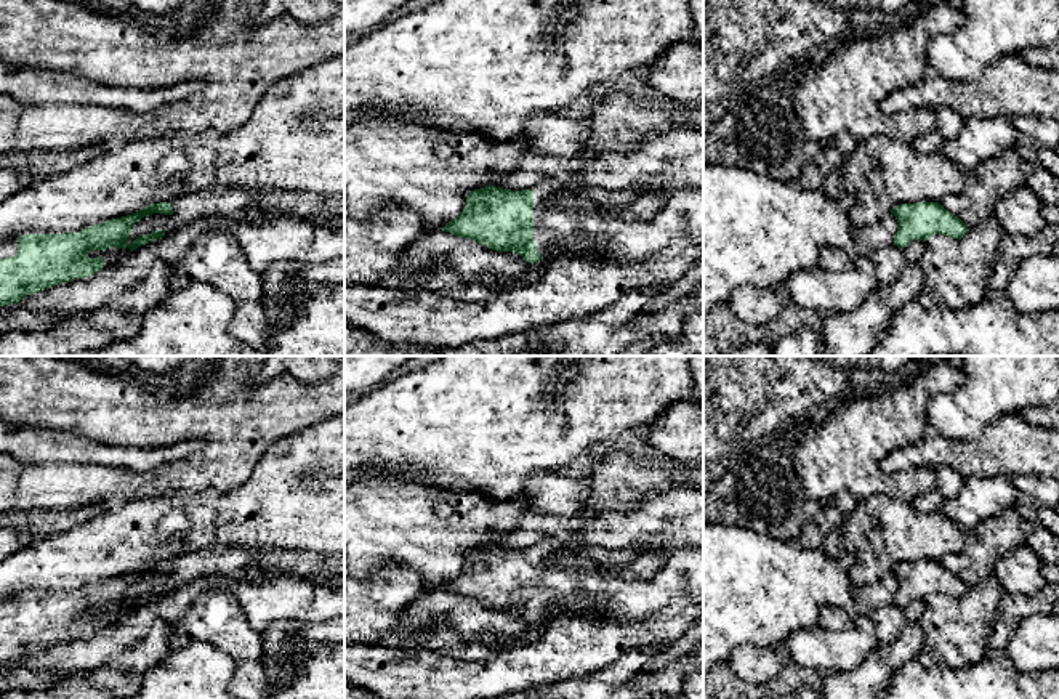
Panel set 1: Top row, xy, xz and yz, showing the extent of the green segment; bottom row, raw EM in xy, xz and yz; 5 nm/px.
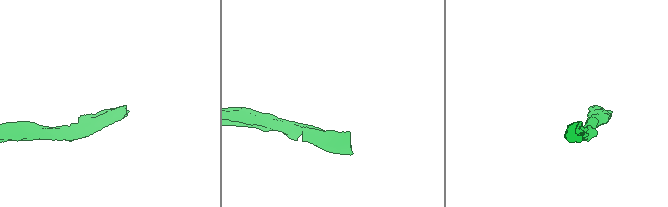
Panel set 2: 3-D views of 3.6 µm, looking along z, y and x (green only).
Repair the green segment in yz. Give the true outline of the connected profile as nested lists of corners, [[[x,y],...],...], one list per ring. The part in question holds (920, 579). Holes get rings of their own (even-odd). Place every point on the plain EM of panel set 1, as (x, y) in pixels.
[[[939,561],[900,563],[891,572],[897,579],[894,604],[899,608],[915,598],[926,601],[934,593],[961,598],[968,590],[966,584]]]

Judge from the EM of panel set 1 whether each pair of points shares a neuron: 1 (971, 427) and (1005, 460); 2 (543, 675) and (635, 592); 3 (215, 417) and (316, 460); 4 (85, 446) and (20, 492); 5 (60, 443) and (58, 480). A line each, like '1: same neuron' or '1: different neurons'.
1: different neurons
2: different neurons
3: different neurons
4: different neurons
5: different neurons

